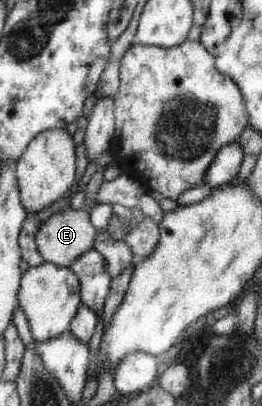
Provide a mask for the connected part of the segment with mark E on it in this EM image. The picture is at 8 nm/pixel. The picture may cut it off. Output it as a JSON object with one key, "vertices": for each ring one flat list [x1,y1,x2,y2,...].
{"vertices":[[76,203,41,222,35,232,35,243,46,263,69,267,76,259,95,248,97,236,98,229,88,220,88,210]]}

